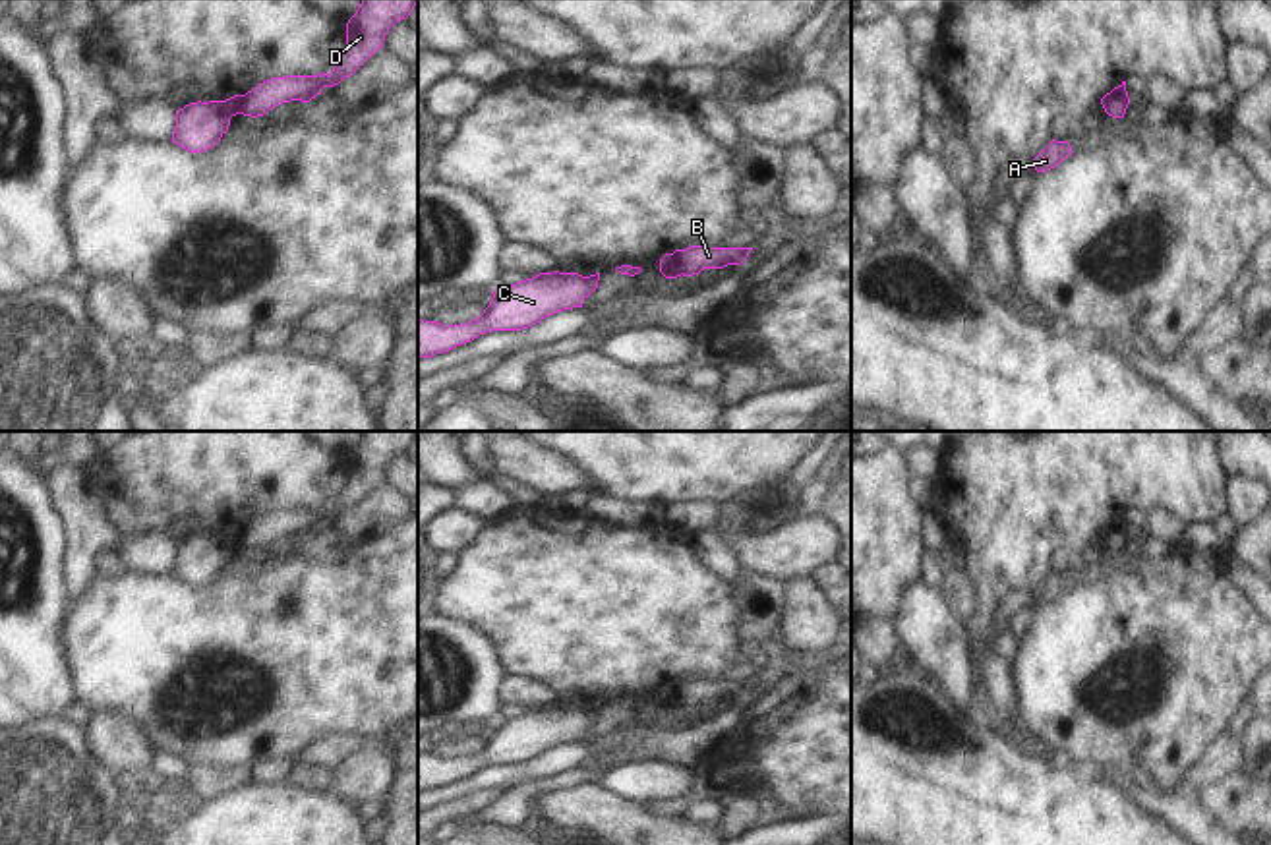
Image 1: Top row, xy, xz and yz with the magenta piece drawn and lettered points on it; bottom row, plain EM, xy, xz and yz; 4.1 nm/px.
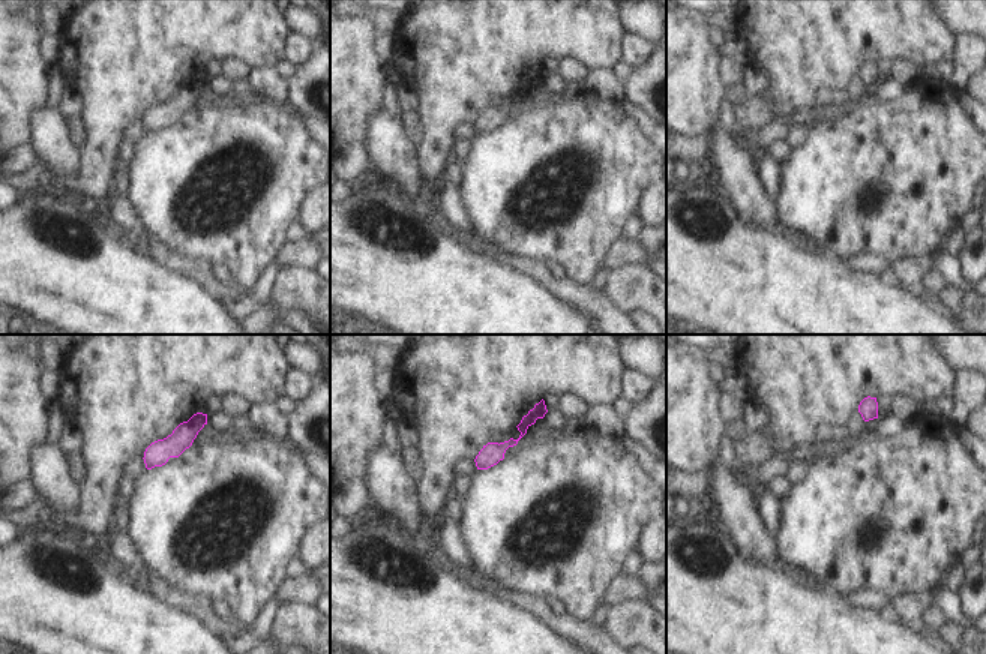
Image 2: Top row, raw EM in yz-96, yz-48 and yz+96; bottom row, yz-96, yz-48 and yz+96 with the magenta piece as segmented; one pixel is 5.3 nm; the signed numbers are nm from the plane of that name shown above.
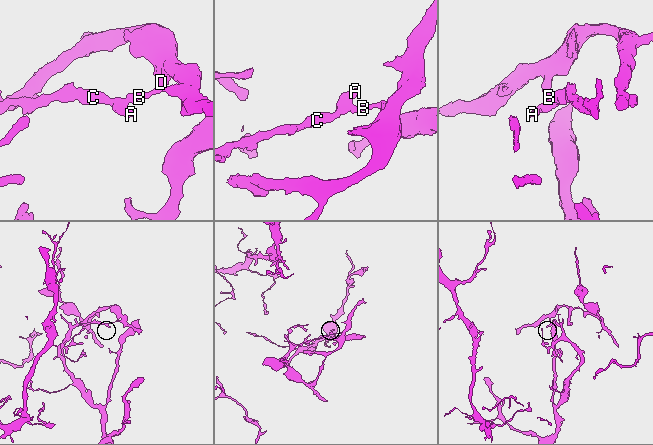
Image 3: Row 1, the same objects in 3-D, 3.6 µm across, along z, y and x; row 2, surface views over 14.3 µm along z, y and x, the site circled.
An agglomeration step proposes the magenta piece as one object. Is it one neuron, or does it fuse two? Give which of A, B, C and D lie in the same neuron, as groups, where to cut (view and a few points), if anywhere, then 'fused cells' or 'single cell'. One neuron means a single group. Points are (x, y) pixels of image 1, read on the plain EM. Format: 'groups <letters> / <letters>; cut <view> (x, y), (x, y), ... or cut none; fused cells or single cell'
groups A C / B D; cut xz (678, 683), (681, 706); fused cells

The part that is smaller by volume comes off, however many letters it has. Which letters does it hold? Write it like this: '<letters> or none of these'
B, D

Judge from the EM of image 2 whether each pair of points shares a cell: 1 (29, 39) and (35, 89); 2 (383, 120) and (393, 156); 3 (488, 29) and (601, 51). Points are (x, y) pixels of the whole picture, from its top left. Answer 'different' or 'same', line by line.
1: same
2: same
3: same

